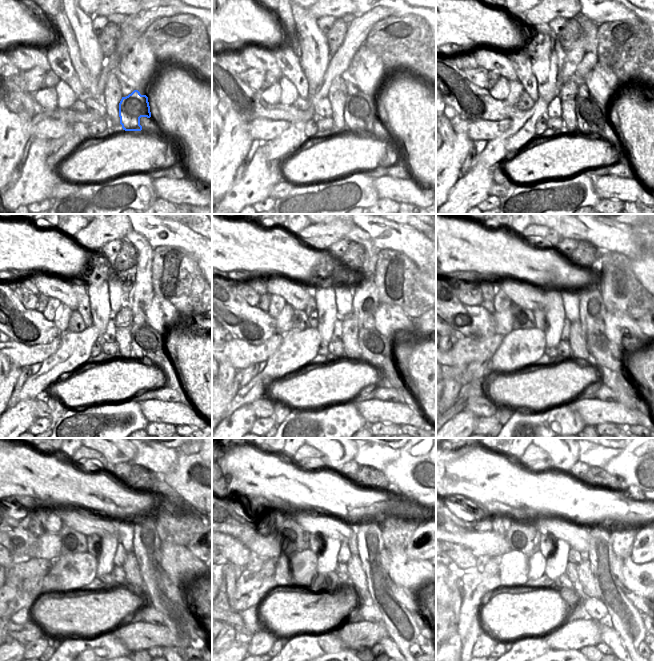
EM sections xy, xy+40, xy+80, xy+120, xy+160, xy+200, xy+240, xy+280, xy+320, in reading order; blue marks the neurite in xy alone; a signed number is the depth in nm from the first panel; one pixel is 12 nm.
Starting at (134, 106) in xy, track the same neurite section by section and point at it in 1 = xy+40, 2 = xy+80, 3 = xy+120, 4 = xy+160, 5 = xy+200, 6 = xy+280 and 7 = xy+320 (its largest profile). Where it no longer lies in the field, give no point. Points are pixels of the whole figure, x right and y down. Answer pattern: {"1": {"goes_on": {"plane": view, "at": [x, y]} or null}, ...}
{"1": {"goes_on": {"plane": "xy+40", "at": [359, 110]}}, "2": {"goes_on": {"plane": "xy+80", "at": [591, 116]}}, "3": {"goes_on": {"plane": "xy+120", "at": [145, 341]}}, "4": {"goes_on": {"plane": "xy+160", "at": [375, 349]}}, "5": {"goes_on": {"plane": "xy+200", "at": [605, 352]}}, "6": {"goes_on": {"plane": "xy+280", "at": [414, 604]}}, "7": {"goes_on": {"plane": "xy+320", "at": [639, 603]}}}

